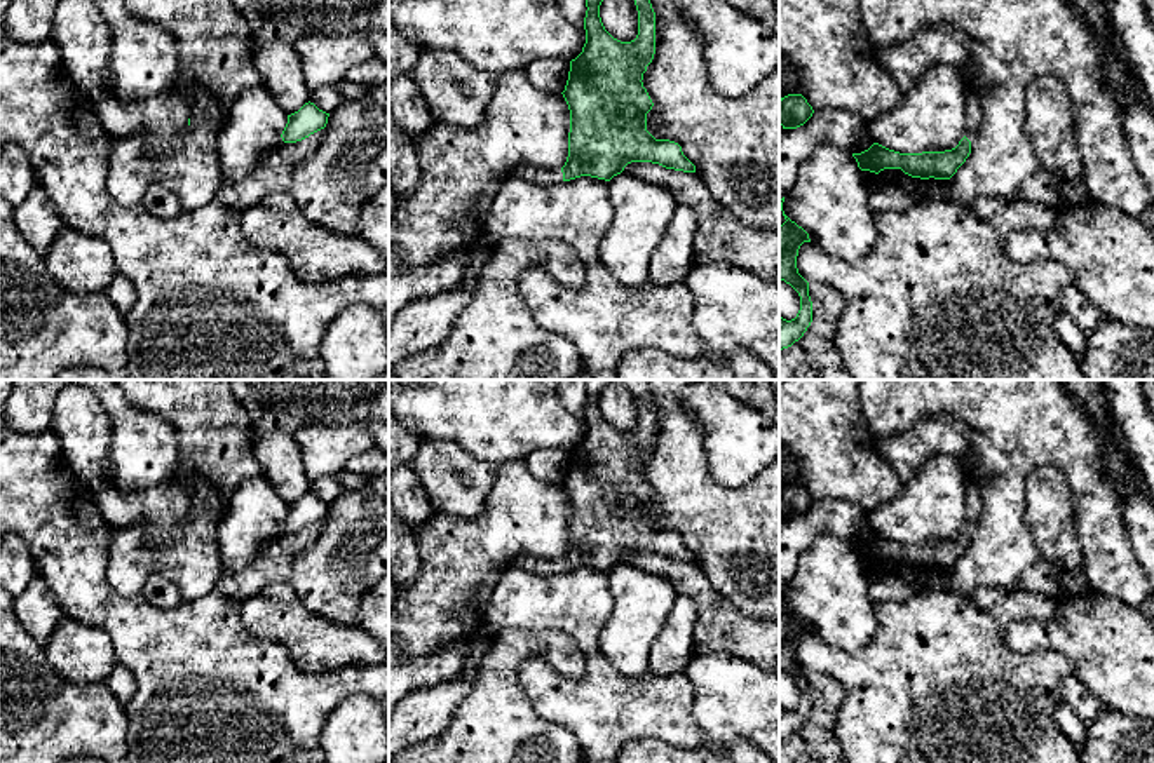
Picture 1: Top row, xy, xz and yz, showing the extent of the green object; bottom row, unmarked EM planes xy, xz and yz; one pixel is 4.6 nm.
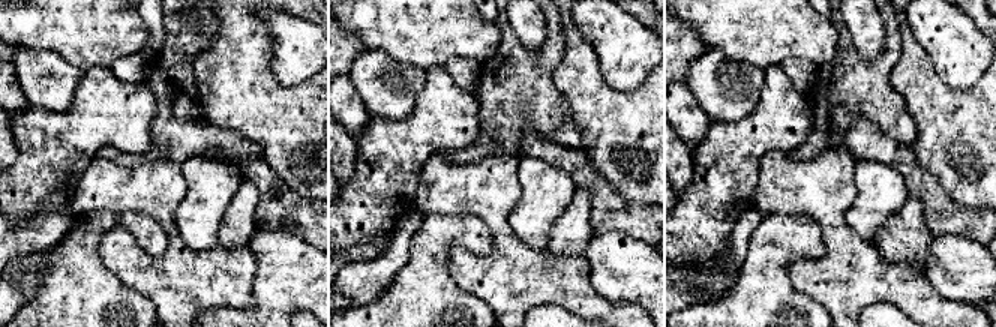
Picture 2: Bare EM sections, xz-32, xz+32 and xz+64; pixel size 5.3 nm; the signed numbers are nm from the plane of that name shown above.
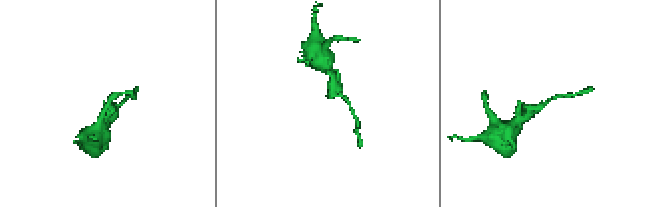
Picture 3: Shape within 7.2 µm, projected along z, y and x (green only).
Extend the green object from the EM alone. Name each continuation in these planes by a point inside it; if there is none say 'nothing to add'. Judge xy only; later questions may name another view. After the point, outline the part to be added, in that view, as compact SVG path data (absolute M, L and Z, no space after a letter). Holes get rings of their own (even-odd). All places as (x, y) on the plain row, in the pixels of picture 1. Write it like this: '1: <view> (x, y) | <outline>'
1: xy (161, 509) | M174 479L136 493L126 493L110 483L91 486L89 491L112 530L141 524L155 542L181 526L192 507L190 493Z

